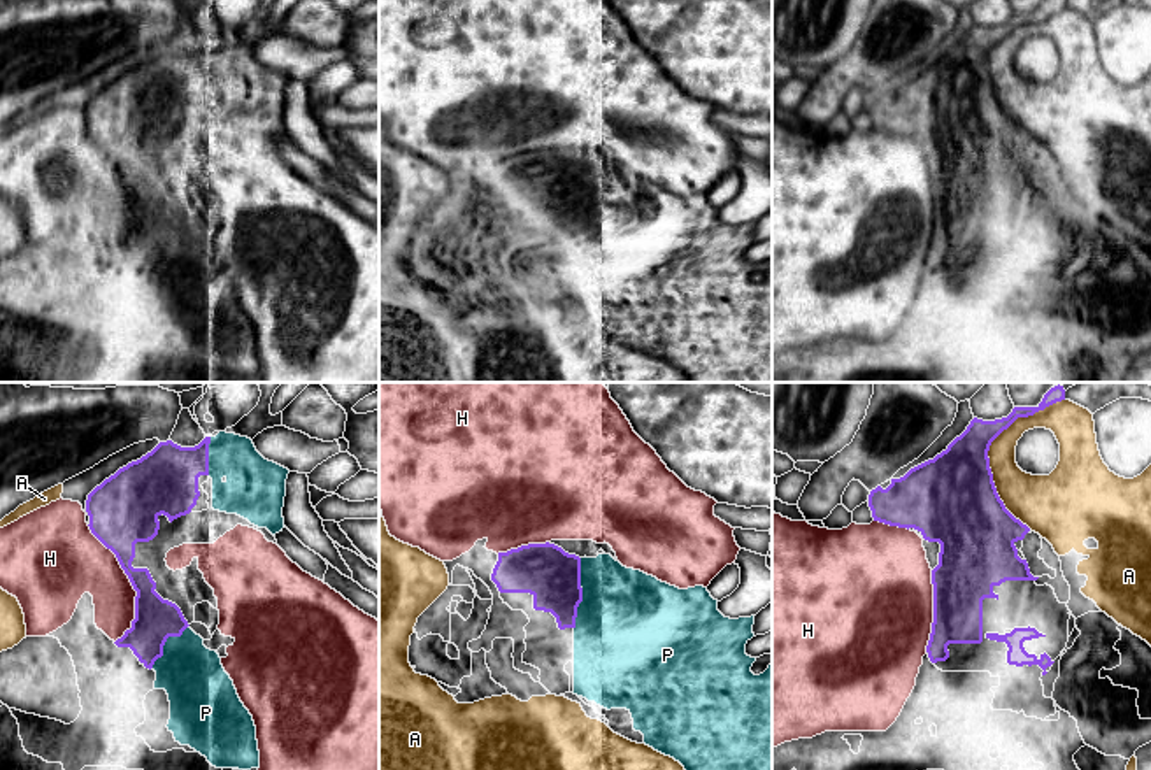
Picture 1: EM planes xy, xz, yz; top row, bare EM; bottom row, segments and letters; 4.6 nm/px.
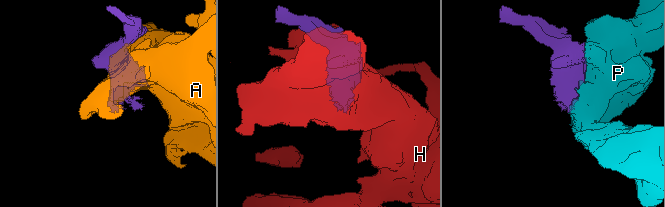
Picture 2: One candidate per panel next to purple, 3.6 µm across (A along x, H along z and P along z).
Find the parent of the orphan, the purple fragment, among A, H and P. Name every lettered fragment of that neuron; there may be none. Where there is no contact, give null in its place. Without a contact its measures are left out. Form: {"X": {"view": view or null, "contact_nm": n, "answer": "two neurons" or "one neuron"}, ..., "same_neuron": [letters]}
{"A": {"view": "yz", "contact_nm": 600, "answer": "two neurons"}, "H": {"view": "xy", "contact_nm": 550, "answer": "two neurons"}, "P": {"view": "xz", "contact_nm": 320, "answer": "one neuron"}, "same_neuron": ["P"]}

